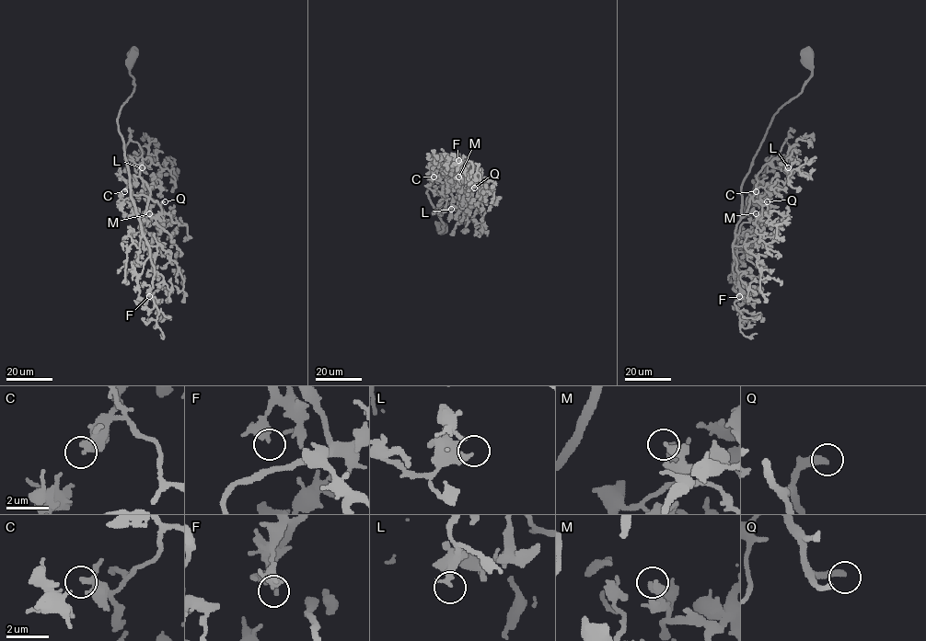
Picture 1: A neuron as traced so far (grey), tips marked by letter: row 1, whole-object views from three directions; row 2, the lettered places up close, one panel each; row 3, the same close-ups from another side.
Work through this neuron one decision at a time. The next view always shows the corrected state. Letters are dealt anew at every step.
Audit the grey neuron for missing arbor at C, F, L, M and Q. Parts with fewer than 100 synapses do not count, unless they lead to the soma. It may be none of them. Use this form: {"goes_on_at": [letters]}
{"goes_on_at": ["Q"]}

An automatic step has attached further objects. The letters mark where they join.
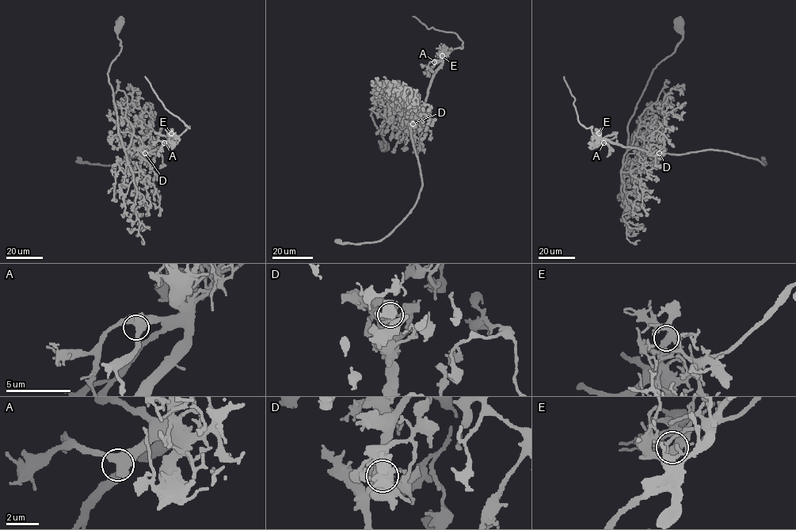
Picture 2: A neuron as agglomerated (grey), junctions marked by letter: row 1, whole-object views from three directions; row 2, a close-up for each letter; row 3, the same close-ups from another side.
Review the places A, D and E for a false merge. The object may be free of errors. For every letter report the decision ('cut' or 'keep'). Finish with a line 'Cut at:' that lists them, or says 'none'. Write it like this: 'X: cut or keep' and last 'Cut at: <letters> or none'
A: keep
D: cut
E: keep
Cut at: D

